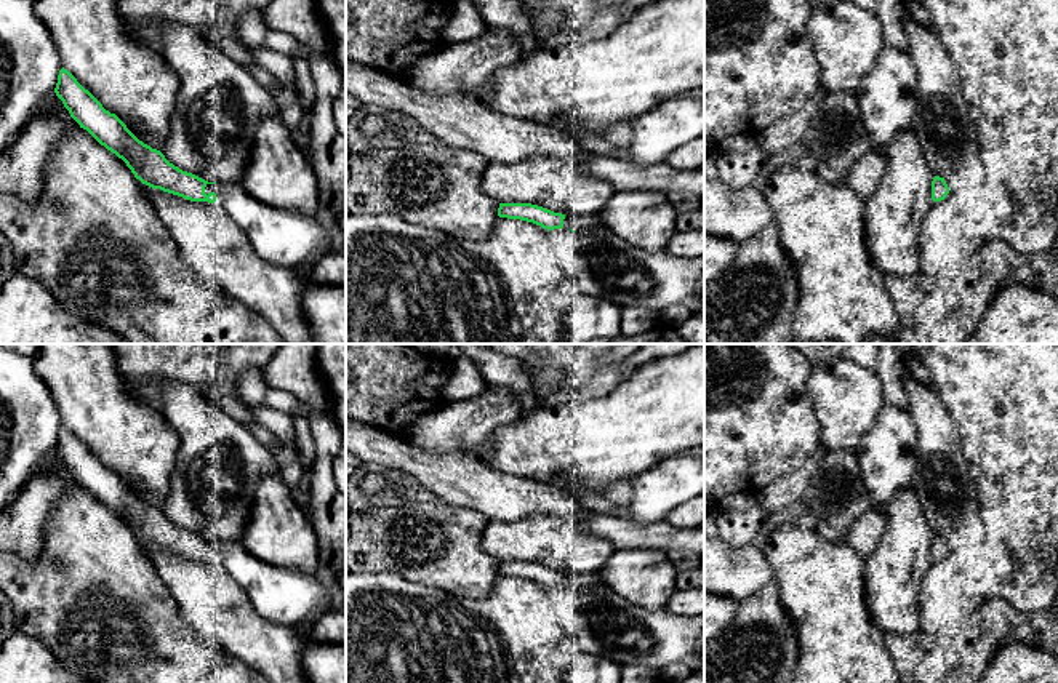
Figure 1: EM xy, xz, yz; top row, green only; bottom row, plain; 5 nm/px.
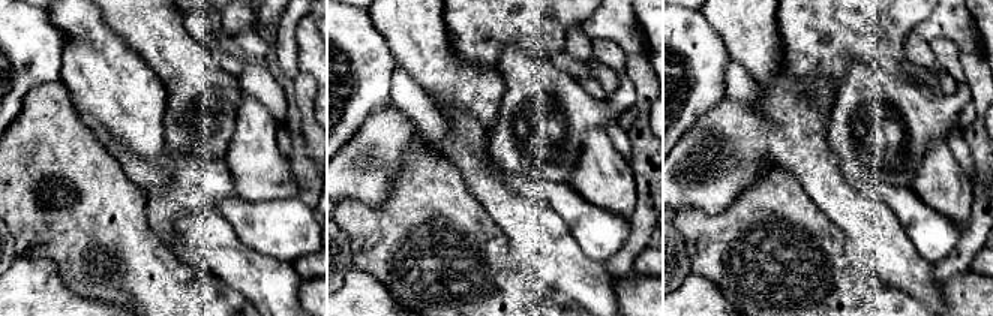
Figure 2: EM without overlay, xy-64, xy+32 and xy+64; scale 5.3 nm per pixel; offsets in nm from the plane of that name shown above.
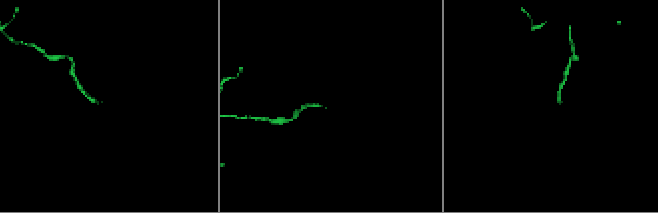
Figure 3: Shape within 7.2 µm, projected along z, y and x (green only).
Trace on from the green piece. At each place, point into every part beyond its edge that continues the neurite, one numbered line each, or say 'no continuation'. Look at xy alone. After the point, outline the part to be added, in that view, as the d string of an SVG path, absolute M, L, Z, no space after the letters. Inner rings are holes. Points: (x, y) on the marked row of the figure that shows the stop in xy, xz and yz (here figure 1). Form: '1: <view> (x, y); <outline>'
1: xy (284, 237); M206 184L205 194L216 194L216 202L226 210L226 214L243 230L251 248L258 256L277 267L293 269L311 256L323 256L331 250L333 234L320 222L317 211L306 214L303 211L283 210L266 205L253 198L240 184Z

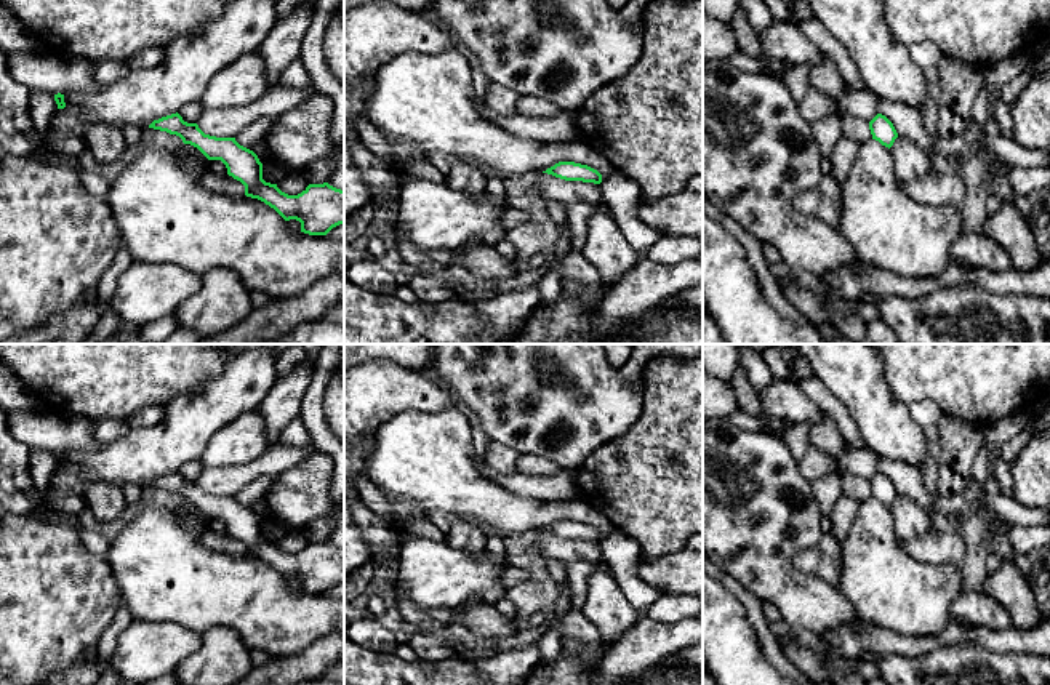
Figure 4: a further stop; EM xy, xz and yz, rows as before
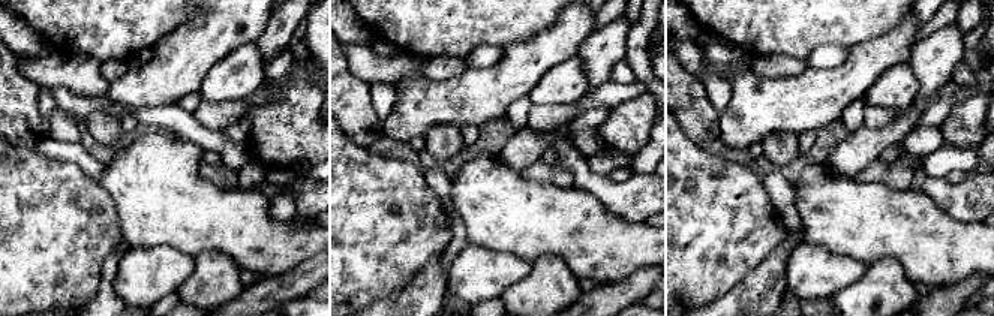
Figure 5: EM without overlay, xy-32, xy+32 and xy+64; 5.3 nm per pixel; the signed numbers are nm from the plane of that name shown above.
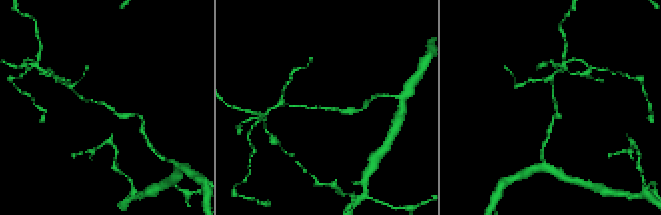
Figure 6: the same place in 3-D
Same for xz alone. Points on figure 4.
no continuation

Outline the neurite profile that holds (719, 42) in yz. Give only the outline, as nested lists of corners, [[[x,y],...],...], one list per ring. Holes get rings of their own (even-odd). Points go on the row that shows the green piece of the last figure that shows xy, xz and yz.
[[[703,8],[703,61],[730,59],[738,42],[730,24],[709,16]]]

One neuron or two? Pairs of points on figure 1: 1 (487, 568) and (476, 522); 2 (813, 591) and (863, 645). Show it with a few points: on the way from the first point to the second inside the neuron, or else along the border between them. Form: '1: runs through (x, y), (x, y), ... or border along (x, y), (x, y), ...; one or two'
1: runs through (476, 557), (472, 554), (472, 533); one
2: runs through (826, 603), (831, 613), (850, 632); one

